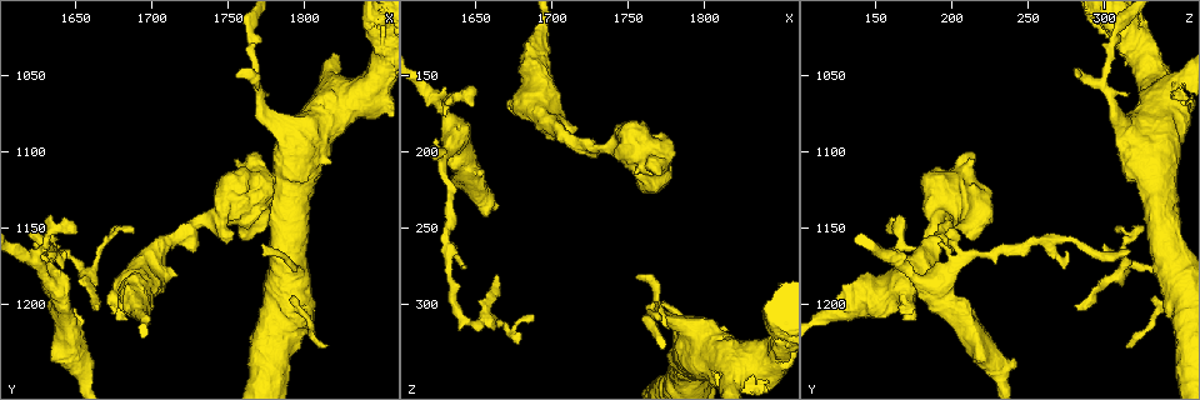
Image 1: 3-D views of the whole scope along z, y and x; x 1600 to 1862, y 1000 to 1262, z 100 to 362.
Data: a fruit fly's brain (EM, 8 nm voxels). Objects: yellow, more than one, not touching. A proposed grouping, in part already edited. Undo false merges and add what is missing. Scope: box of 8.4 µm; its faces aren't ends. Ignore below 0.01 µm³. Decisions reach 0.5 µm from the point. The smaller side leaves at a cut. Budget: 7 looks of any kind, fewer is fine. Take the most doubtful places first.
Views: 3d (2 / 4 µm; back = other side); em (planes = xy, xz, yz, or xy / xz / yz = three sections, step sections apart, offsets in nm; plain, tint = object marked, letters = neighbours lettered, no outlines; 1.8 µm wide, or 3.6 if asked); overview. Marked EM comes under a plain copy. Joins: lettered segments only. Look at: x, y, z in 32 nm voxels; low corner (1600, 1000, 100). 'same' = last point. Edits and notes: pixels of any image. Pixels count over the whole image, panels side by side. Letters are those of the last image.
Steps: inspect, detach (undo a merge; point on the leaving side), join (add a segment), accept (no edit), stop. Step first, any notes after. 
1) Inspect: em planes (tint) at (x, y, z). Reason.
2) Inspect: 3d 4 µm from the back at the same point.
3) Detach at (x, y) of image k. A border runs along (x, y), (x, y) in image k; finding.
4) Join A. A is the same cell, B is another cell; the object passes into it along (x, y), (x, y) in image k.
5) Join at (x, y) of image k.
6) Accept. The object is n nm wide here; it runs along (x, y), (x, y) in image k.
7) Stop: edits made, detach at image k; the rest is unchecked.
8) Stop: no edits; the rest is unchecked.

Inspect: em planes (letters) at (1662, 1204, 282). An open end.

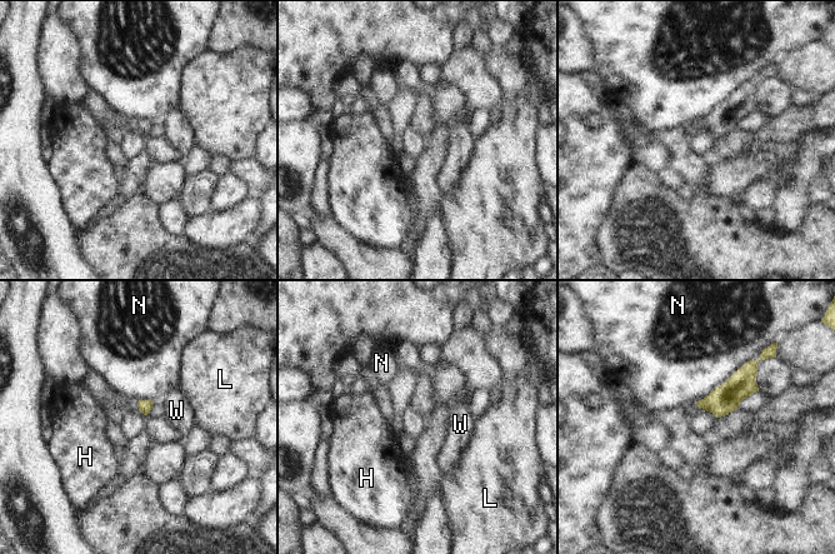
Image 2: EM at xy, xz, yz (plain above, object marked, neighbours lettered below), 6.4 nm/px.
Accept. The longest contact is with N, 500 nm; H, L, N and W are other cells; a border runs along (758, 358), (745, 362), (694, 403) in image 2; none of them fits.

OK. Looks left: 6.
Inspect: 3d 4 µm at (1794, 1176, 330). Sudden change in width.

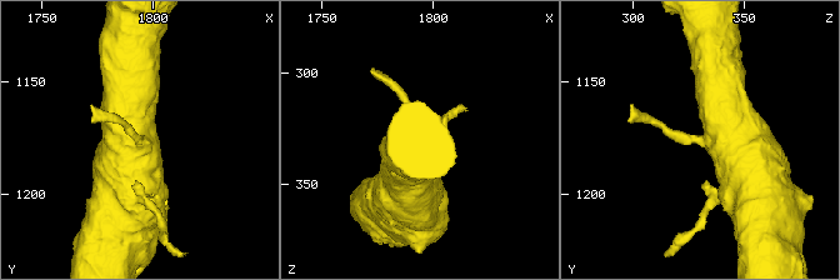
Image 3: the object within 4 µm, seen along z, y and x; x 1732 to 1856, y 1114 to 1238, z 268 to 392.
Inspect: em 3.6 µm planes (tint) at (1794, 1175, 329). Shape alone is not enough.

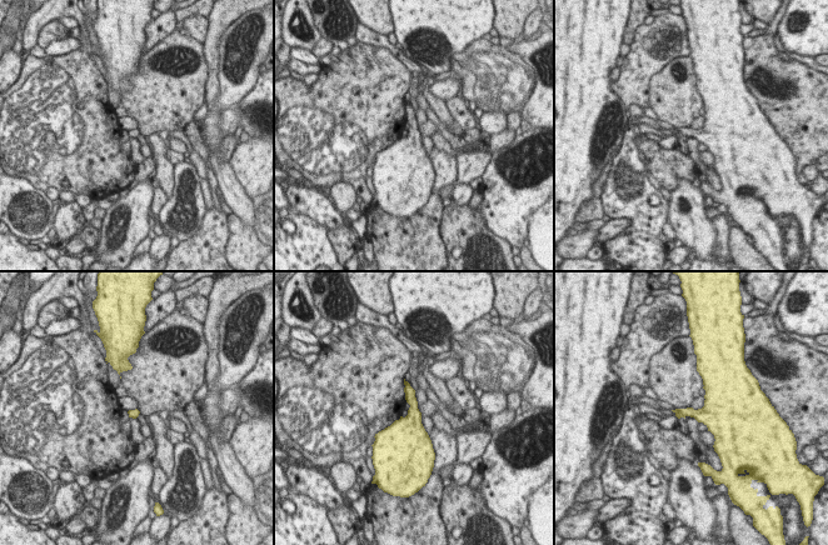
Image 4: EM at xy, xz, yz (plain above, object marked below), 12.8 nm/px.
Inspect: em 3.6 µm planes (letters) at the same point. What lies round it.

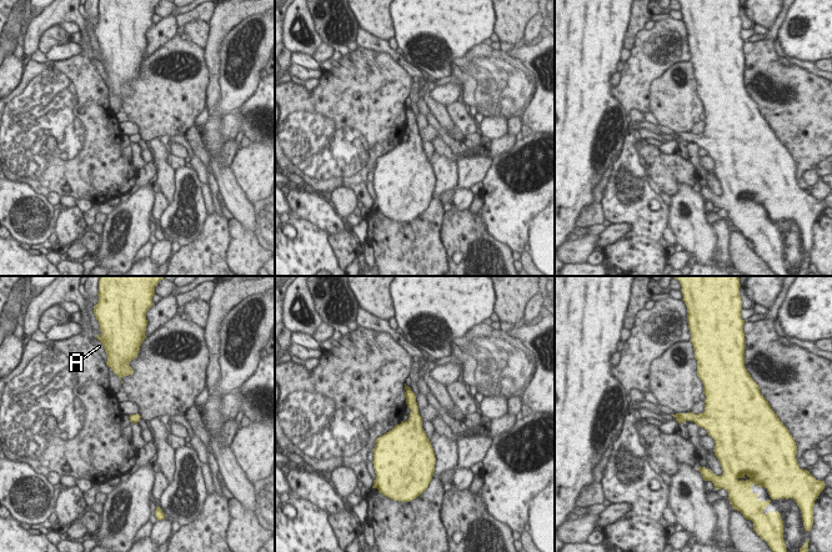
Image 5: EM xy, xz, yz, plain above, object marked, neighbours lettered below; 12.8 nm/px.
Accept. The object is 120 nm wide here; A is another cell; a border runs along (118, 376), (121, 384) in image 5; continuous, no second cell.

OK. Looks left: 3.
Inspect: em xz step 8 (tint) at (1622, 1150, 200). An open end.

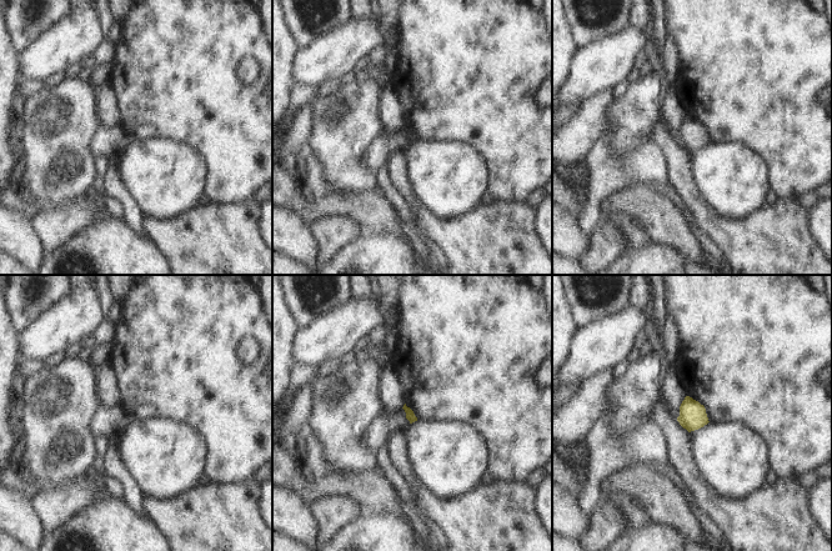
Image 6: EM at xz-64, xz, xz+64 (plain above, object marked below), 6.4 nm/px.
Inspect: em planes (letters) at the same point. Another direction.

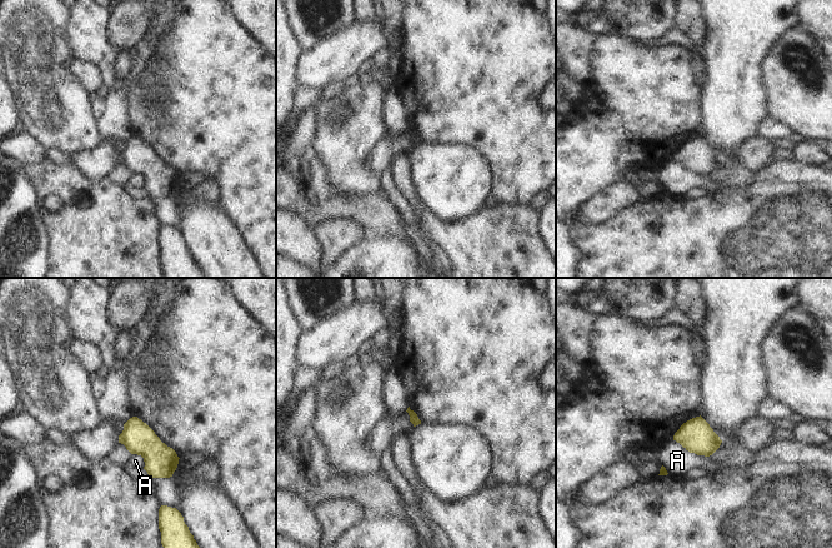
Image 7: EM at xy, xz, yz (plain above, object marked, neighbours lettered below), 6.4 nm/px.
Accept. A is another cell; a border runs along (672, 439), (690, 452), (708, 457) in image 7; no lettered segment goes on from it.

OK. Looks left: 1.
Stop: no edits; the rest is unchecked.

